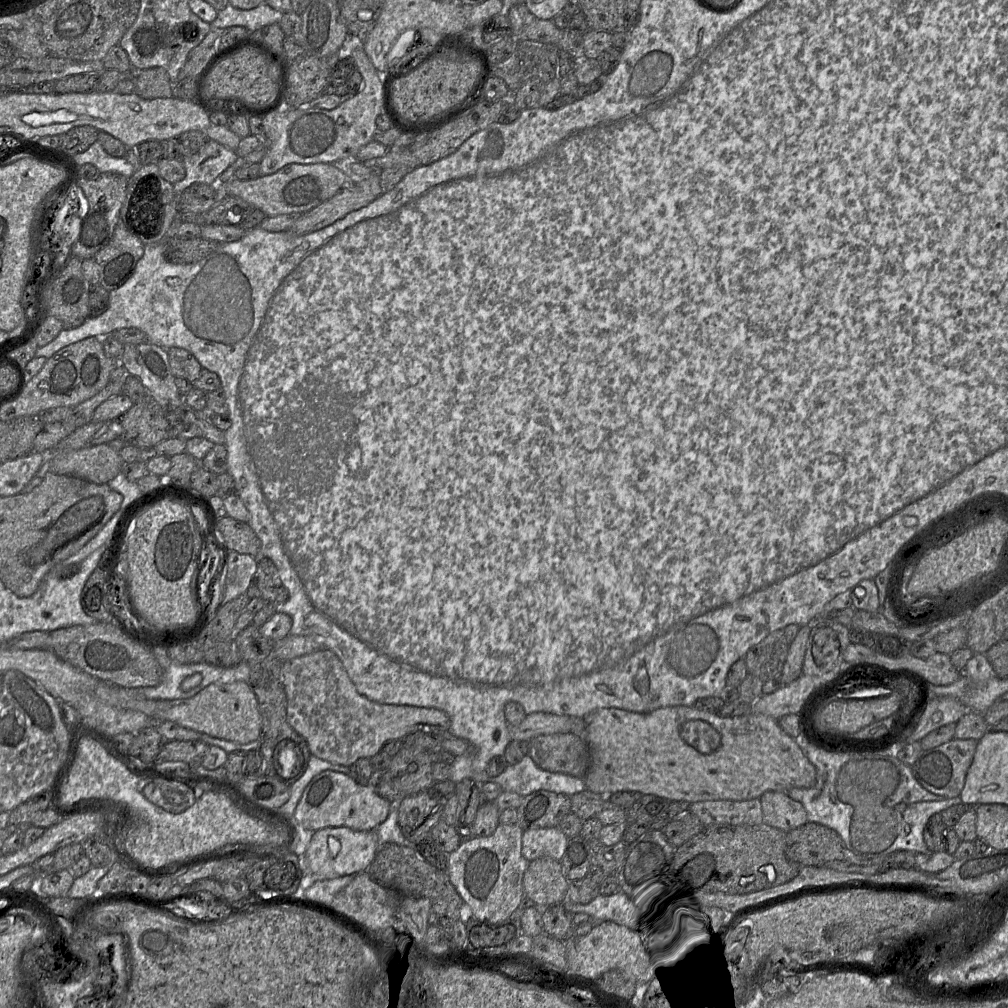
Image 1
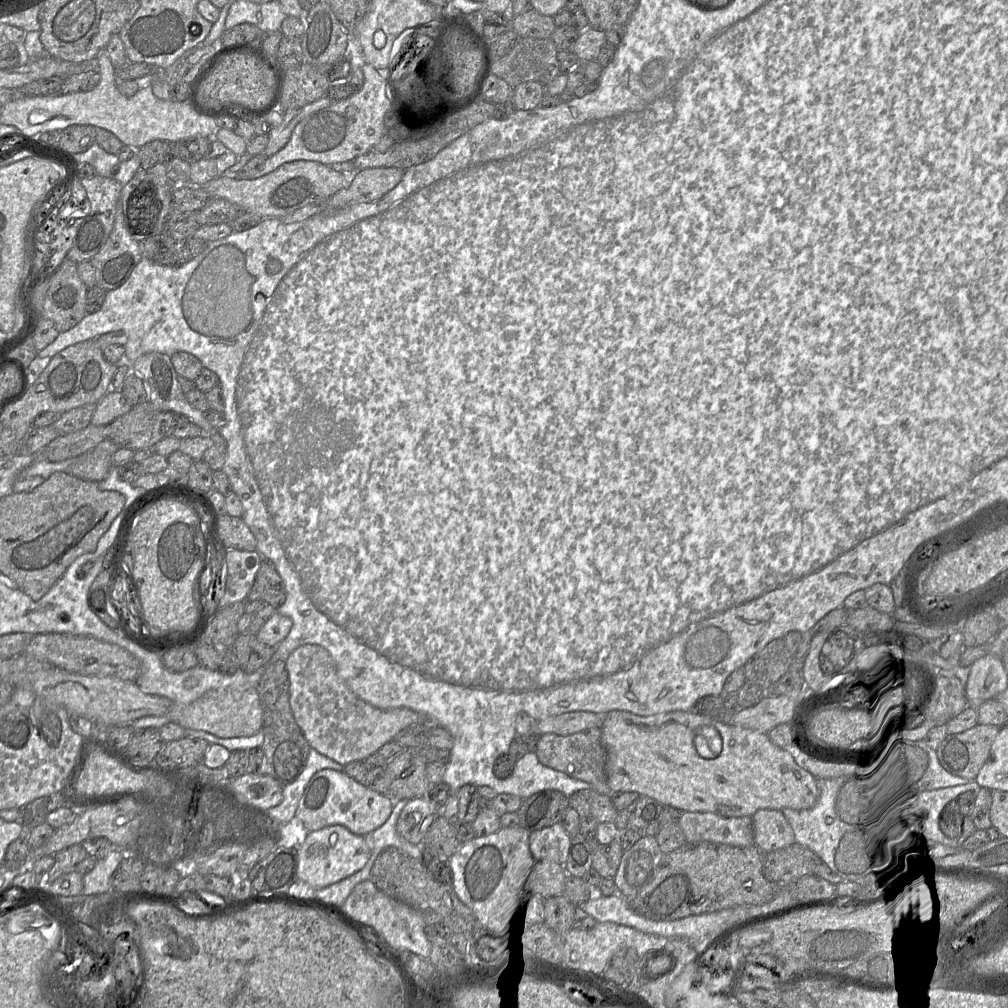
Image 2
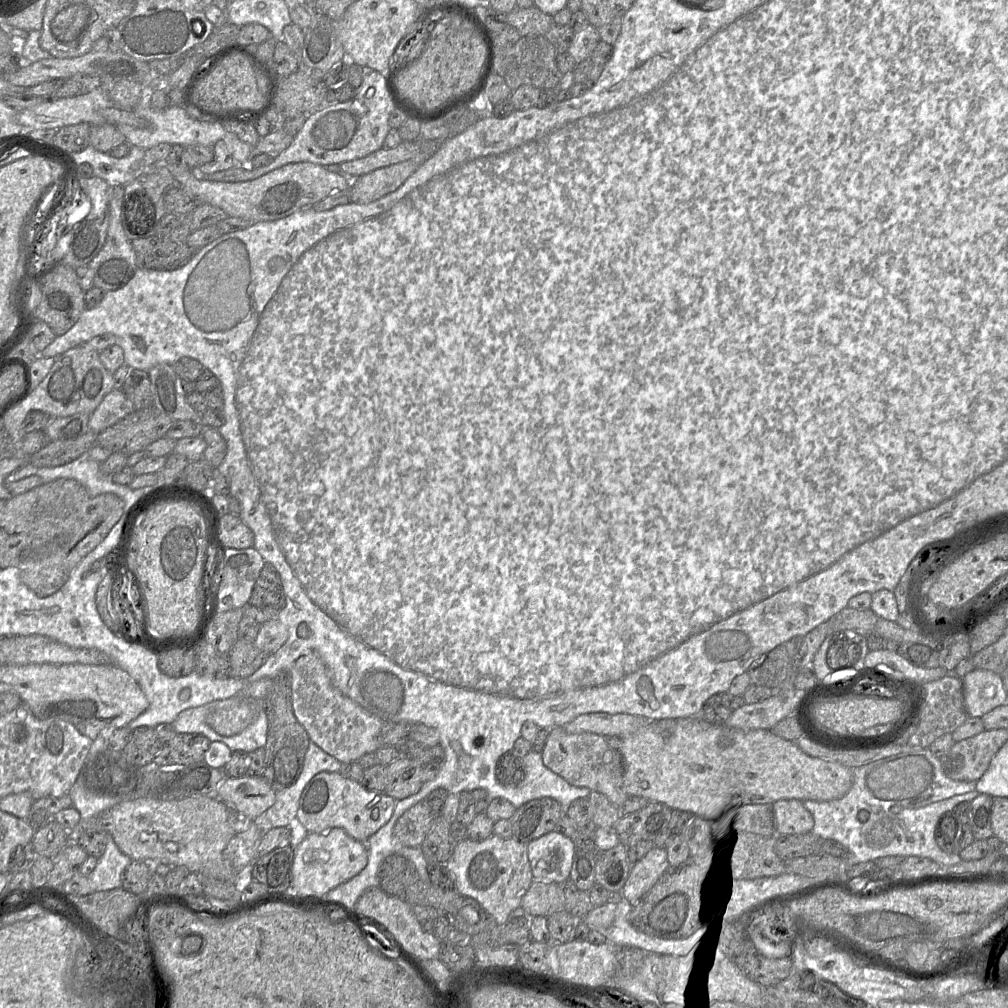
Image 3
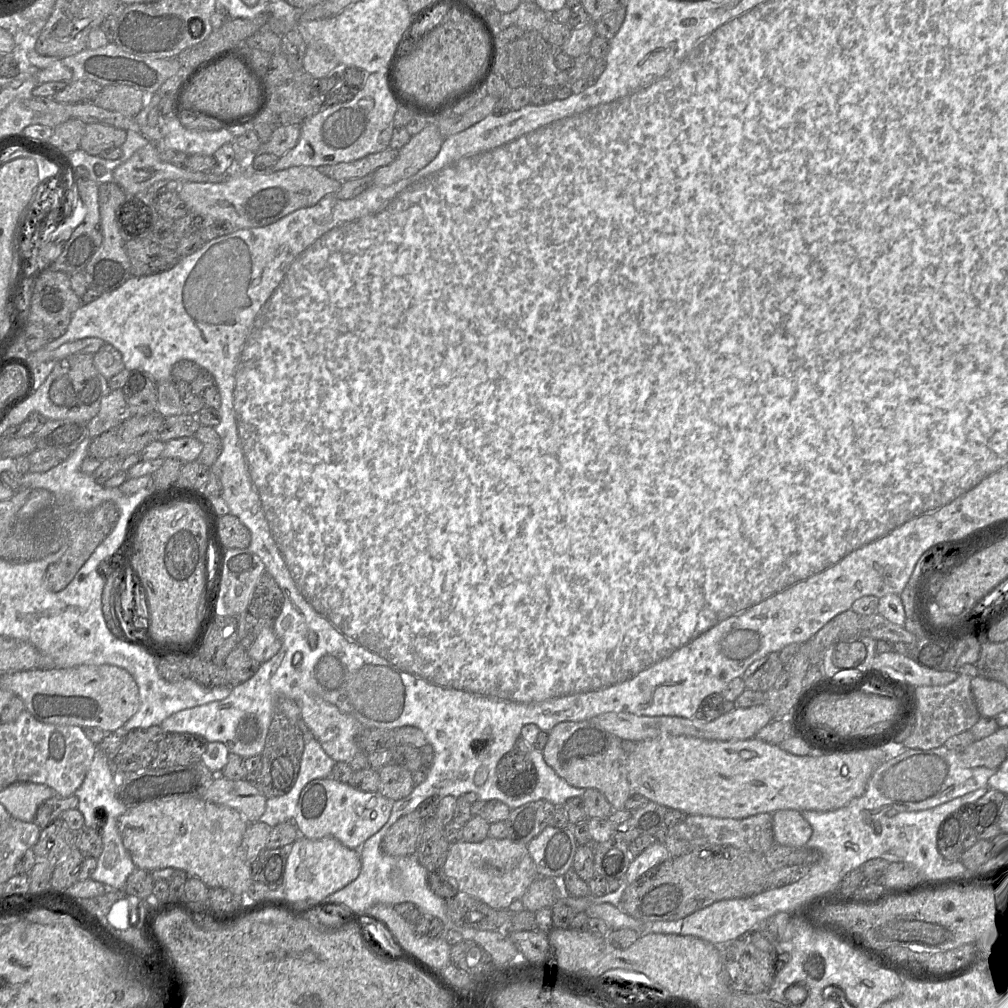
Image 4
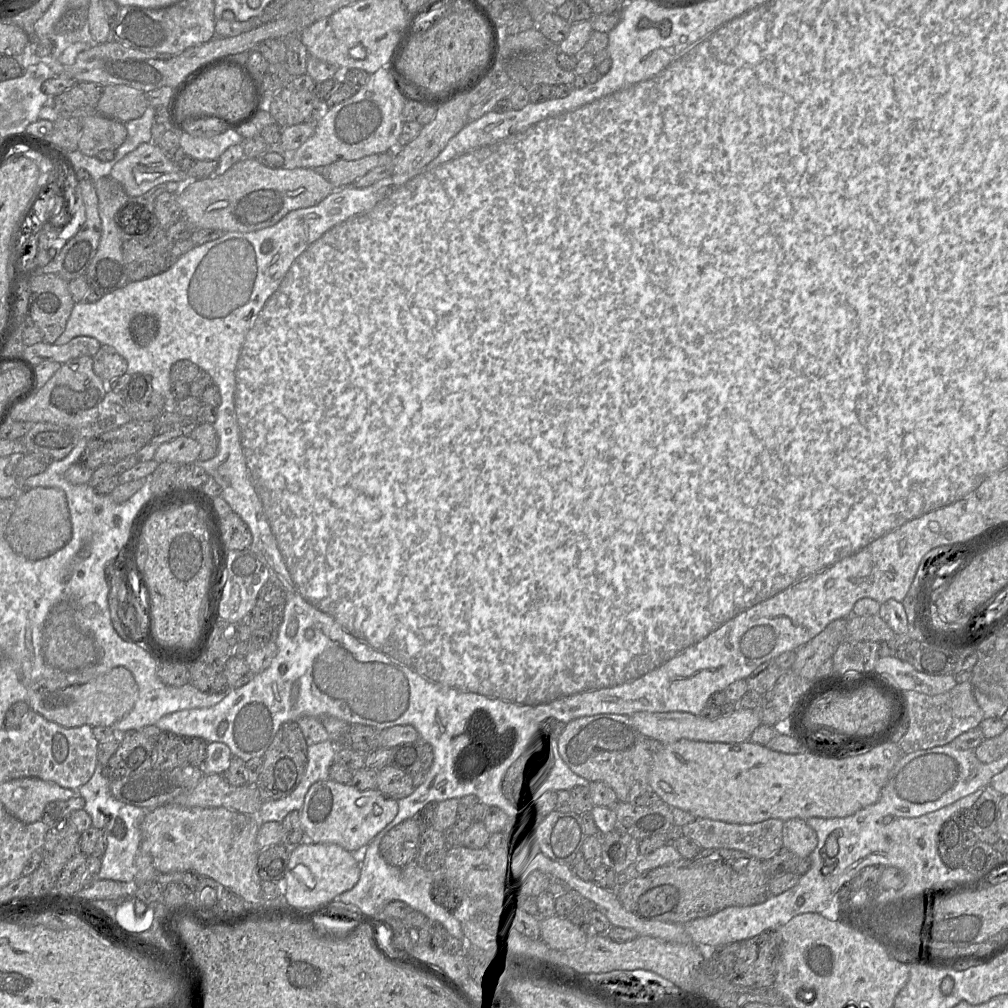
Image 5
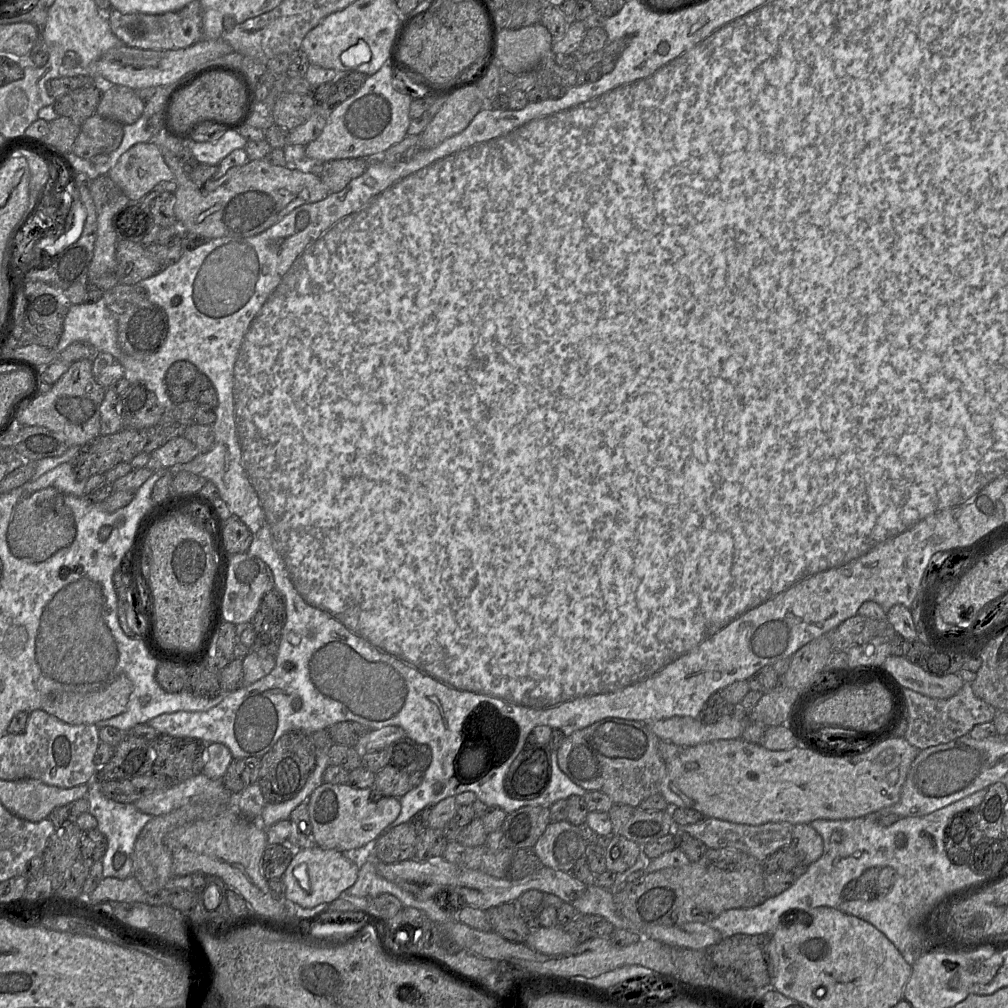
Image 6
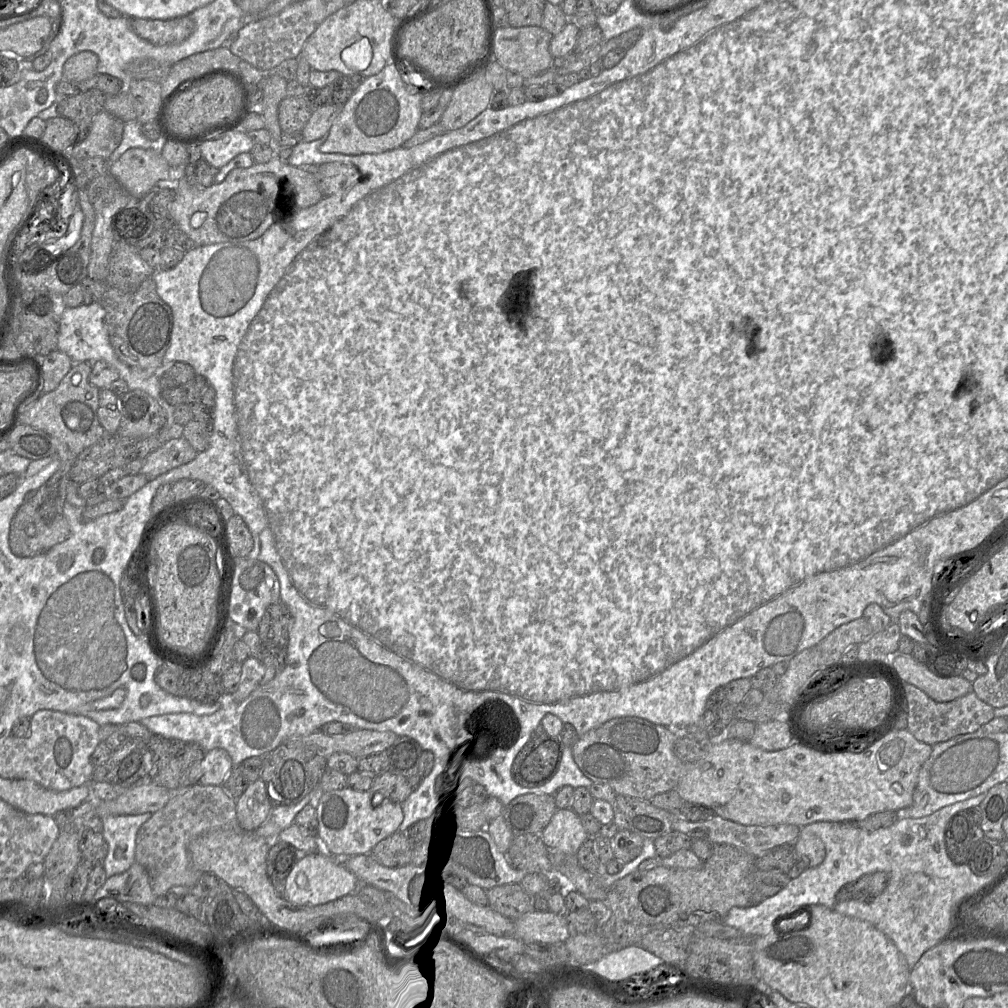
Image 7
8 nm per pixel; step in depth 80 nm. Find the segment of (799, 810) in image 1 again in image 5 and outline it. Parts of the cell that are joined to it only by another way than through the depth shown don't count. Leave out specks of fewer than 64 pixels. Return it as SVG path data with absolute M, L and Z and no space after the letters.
M800 818L784 821L783 848L799 858L808 858L817 846L816 832Z

